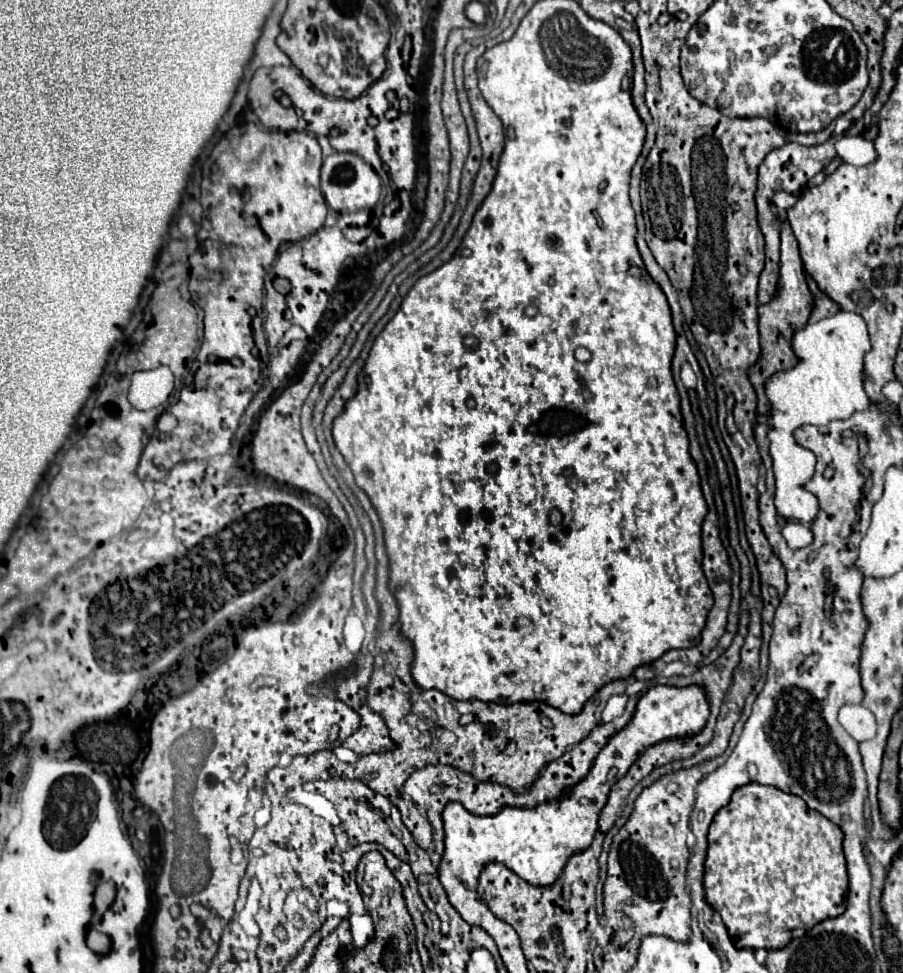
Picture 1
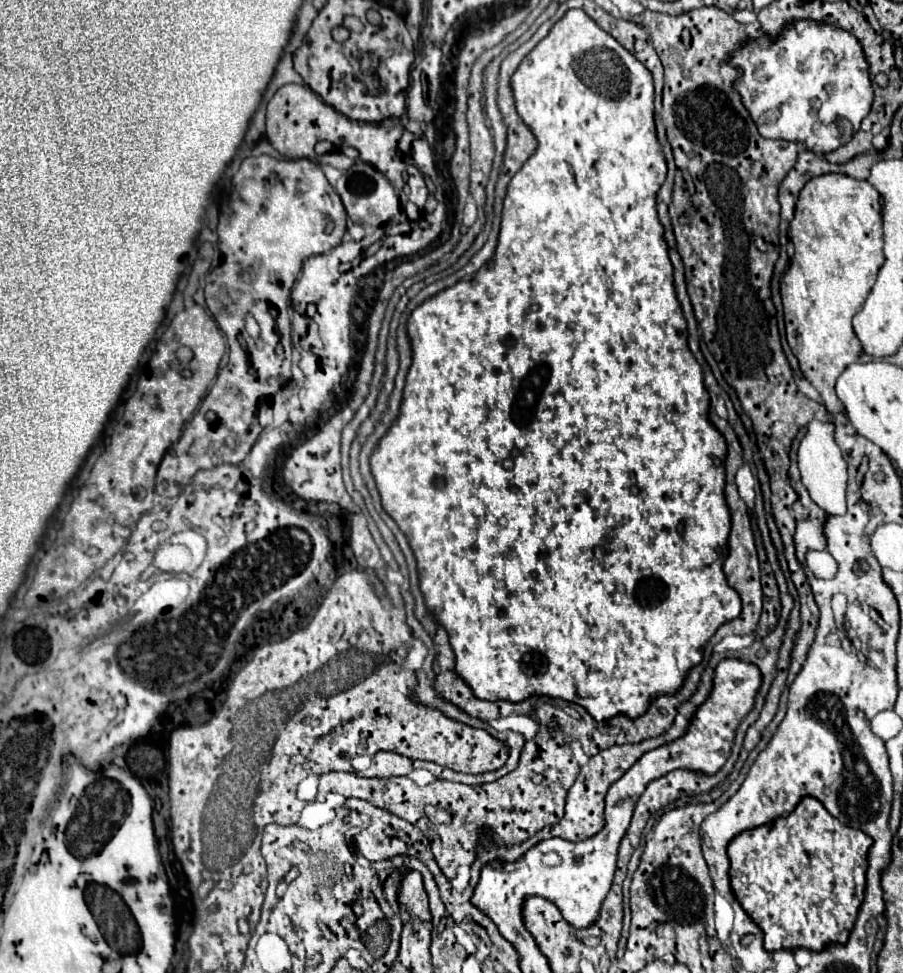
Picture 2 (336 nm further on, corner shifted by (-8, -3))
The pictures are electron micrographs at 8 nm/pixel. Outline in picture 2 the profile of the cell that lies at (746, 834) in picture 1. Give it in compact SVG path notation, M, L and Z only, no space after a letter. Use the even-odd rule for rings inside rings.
M811 796L803 798L787 818L777 818L771 824L733 838L729 844L731 886L745 912L763 930L765 950L807 948L821 952L831 944L845 944L865 898L867 852L871 844L871 836L841 824L817 798Z

